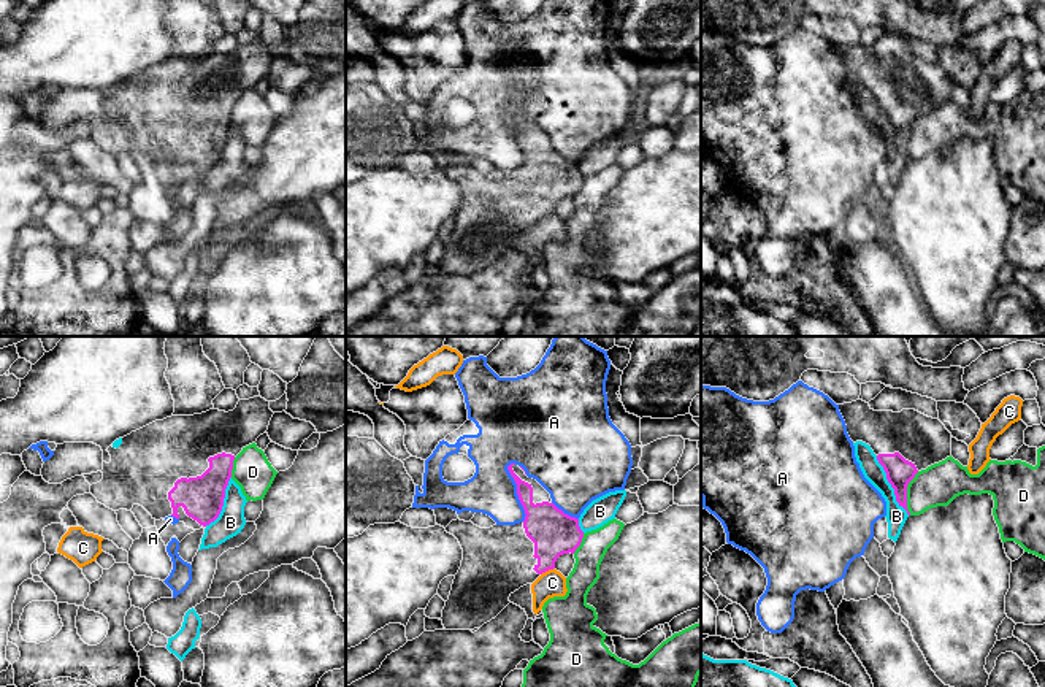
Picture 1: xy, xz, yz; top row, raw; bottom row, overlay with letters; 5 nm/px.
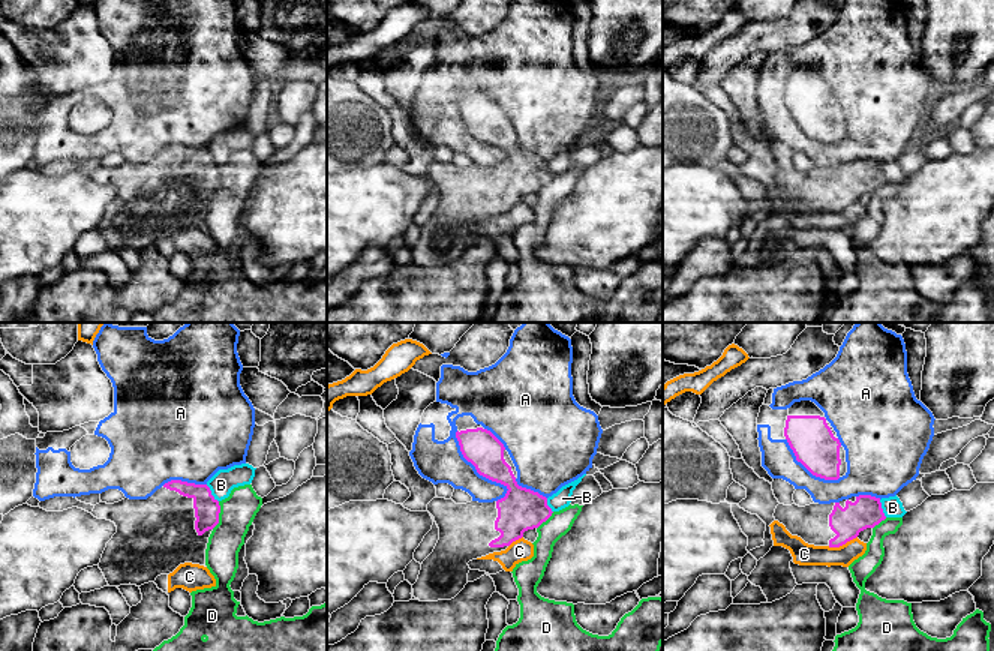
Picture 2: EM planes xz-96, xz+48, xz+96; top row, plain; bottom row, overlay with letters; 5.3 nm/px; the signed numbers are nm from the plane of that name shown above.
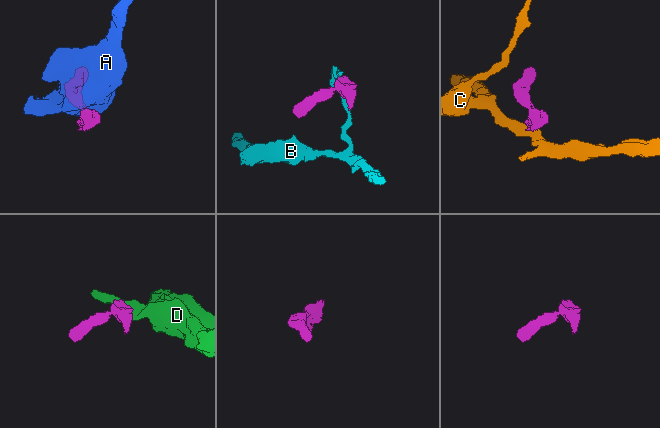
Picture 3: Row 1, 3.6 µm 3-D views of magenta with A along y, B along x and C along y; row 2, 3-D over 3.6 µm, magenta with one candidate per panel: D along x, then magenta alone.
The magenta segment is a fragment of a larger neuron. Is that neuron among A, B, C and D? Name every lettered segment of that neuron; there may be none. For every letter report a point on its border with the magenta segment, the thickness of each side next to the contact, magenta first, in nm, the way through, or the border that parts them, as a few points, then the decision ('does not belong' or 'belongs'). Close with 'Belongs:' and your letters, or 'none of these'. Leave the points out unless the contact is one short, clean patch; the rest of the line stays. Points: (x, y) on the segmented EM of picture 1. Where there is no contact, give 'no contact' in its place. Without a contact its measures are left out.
A: contact xz (517, 492); calibres 220 and 300 nm; belongs
B: contact yz (891, 486); calibres 140 and 110 nm; does not belong
C: contact xz (547, 570); calibres 220 and 140 nm; border xz (554, 567), (541, 575); does not belong
D: contact yz (906, 494); calibres 140 and 220 nm; border yz (918, 472), (907, 486), (909, 514); does not belong
Belongs: A

